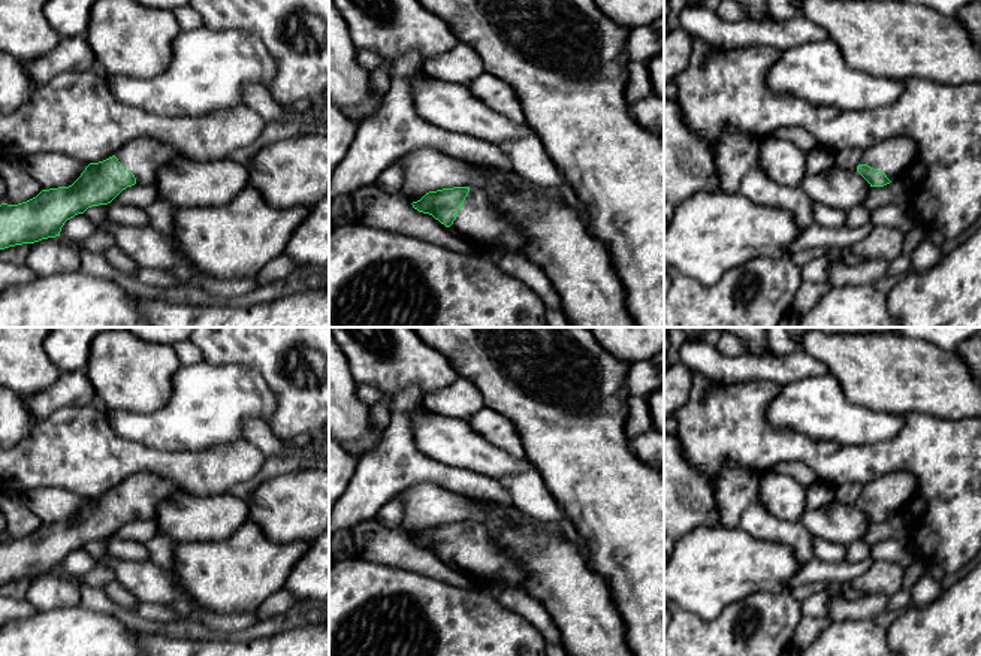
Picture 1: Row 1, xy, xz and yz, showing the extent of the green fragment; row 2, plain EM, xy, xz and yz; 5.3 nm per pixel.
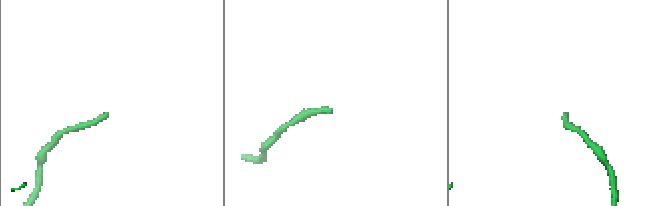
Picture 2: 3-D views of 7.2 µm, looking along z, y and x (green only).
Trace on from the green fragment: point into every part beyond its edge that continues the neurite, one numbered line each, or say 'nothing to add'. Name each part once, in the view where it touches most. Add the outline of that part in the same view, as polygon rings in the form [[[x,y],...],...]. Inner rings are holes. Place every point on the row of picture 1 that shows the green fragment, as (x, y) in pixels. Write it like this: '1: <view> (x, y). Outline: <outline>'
1: xz (479, 221). Outline: [[[470,187],[464,208],[450,229],[471,241],[485,254],[495,248],[523,254],[525,238],[520,229],[498,212],[485,190]]]

